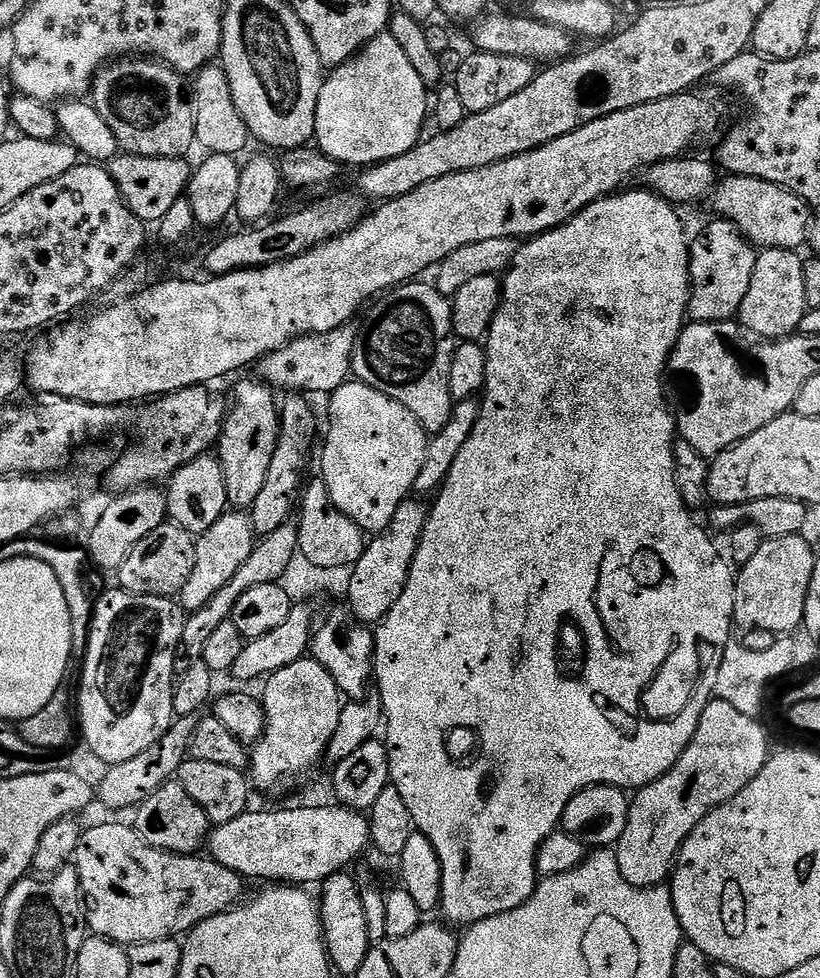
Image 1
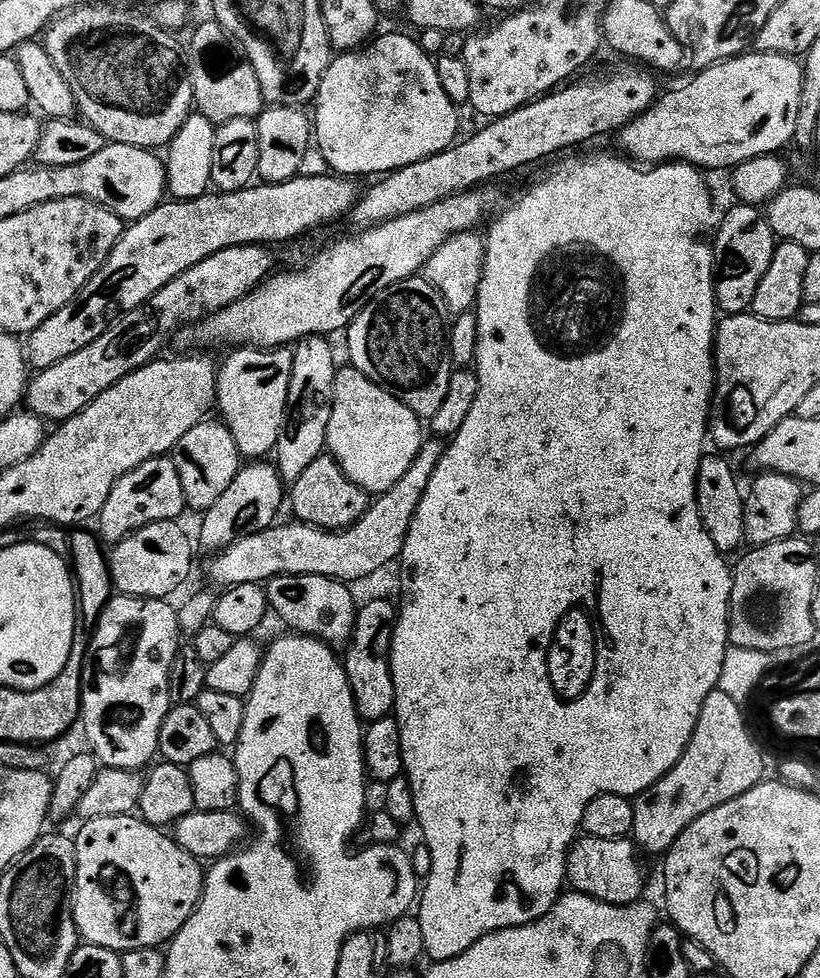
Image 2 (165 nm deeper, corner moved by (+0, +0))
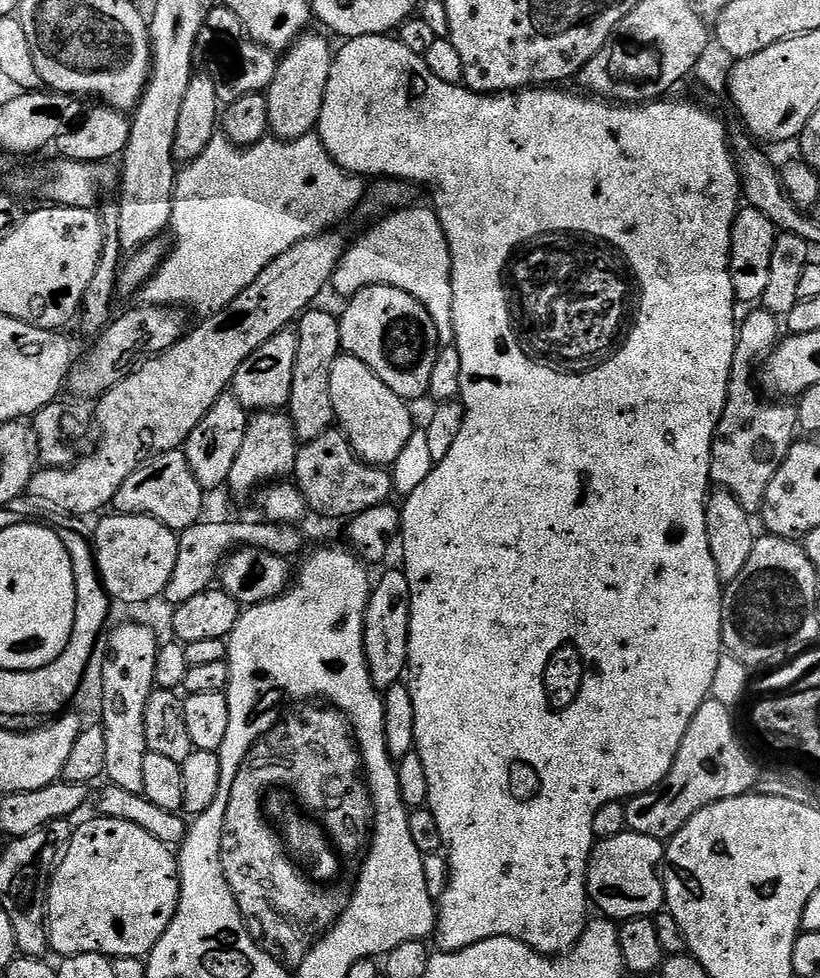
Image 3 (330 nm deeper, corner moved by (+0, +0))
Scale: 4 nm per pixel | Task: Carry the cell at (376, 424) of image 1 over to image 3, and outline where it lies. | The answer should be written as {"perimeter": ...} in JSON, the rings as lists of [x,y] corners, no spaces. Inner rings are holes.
{"perimeter":[[[341,354],[330,370],[330,398],[334,398],[339,431],[344,433],[356,455],[368,464],[392,466],[414,429],[409,401],[394,394],[366,362],[347,354]]]}

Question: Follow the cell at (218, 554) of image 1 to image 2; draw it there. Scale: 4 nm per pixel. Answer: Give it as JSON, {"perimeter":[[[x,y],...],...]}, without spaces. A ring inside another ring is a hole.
{"perimeter":[[[252,462],[241,467],[226,492],[214,502],[211,509],[203,513],[204,521],[200,524],[200,544],[208,554],[222,552],[241,536],[261,532],[277,523],[276,511],[286,504],[286,484],[280,479],[280,473],[273,465],[271,468],[264,463],[268,462]]]}

